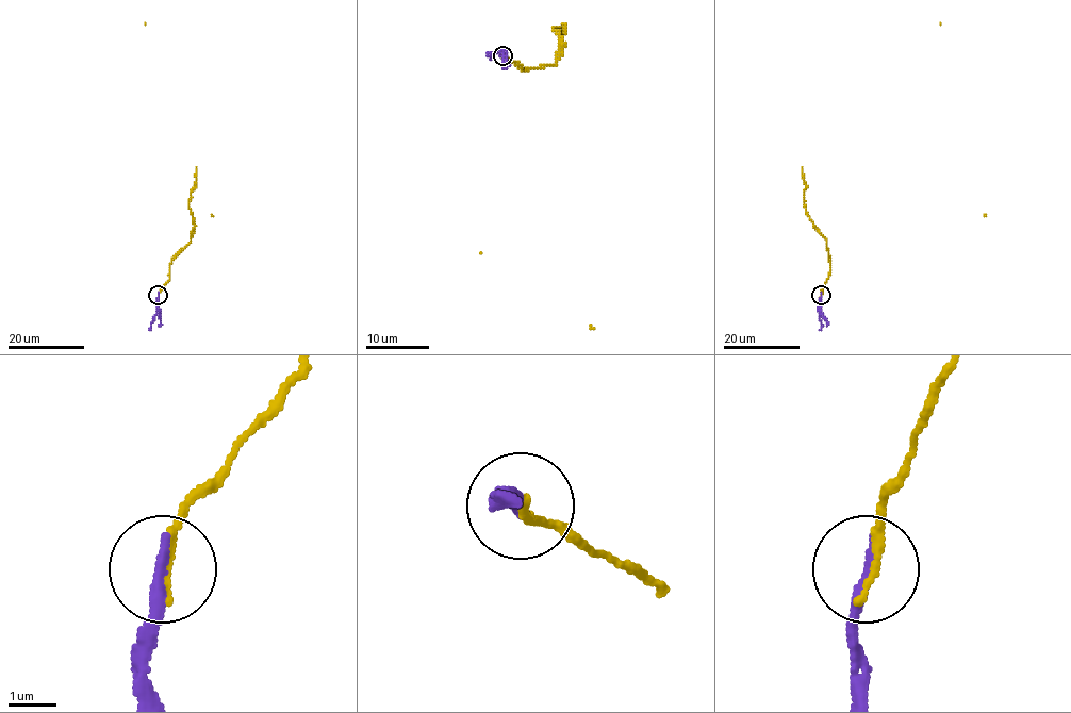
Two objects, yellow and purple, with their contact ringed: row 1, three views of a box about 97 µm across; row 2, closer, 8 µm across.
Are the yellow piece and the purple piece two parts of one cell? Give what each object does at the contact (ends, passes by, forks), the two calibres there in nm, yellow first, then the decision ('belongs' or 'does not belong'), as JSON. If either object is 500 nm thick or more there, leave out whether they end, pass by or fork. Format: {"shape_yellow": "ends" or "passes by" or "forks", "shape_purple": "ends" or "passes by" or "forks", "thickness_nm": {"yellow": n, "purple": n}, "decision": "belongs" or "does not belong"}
{"shape_yellow": "ends", "shape_purple": "ends", "thickness_nm": {"yellow": 180, "purple": 300}, "decision": "does not belong"}

